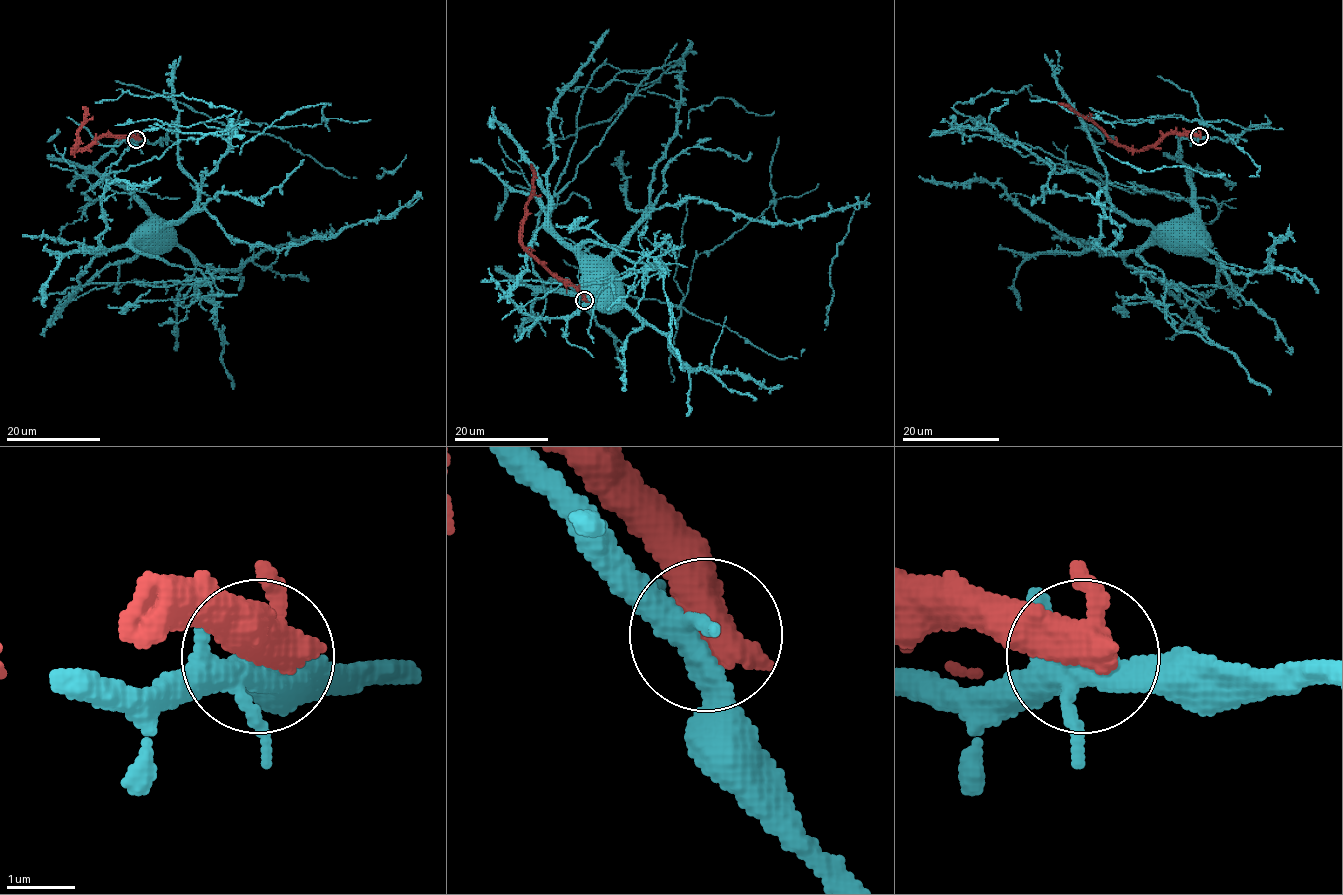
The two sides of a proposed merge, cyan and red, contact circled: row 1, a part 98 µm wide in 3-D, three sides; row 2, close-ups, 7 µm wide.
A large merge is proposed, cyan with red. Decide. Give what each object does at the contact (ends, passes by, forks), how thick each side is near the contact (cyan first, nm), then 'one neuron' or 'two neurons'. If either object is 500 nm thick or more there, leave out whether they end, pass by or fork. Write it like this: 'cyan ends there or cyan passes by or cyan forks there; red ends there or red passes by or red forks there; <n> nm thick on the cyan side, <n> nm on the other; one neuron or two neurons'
320 nm thick on the cyan side, 500 nm on the other; two neurons

